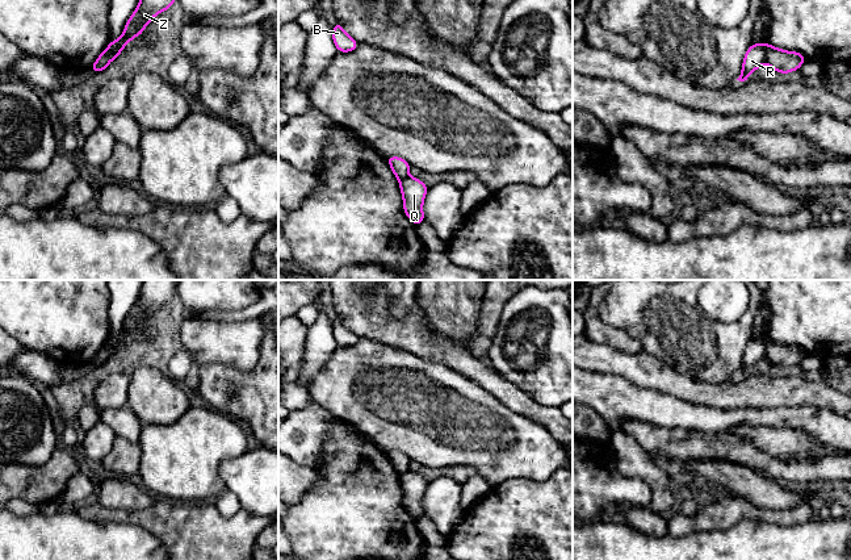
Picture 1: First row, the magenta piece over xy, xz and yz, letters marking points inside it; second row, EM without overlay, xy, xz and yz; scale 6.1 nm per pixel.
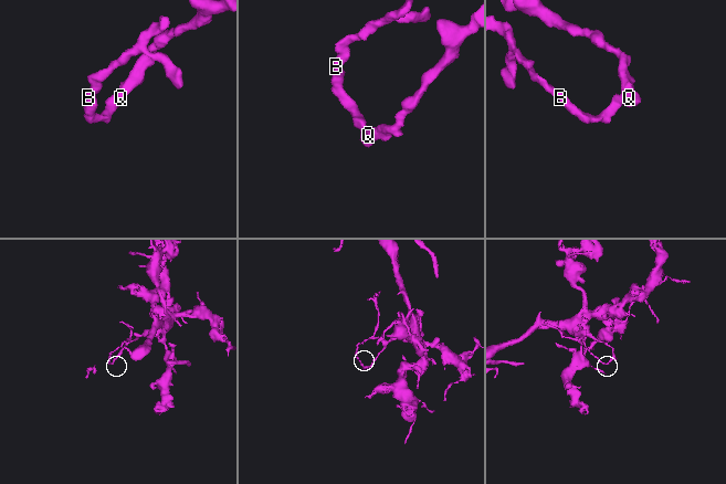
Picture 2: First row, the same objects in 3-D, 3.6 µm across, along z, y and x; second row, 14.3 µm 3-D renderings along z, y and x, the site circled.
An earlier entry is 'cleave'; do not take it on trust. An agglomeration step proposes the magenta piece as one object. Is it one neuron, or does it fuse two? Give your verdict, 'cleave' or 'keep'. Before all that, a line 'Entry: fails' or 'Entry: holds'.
Entry: holds
cleave

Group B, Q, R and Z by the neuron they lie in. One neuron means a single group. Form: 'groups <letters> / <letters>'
groups B R / Q Z

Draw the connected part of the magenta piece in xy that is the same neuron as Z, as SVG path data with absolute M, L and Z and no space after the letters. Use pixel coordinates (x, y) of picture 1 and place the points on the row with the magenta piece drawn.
M139 0L137 9L125 25L122 35L110 41L108 46L112 59L116 59L133 38L141 35L158 13L165 12L173 3L175 0Z

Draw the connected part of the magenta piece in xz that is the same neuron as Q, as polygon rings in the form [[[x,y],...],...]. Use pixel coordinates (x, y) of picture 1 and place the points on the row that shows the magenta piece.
[[[406,176],[399,180],[403,197],[403,210],[415,226],[424,222],[423,201],[428,187],[419,179]]]

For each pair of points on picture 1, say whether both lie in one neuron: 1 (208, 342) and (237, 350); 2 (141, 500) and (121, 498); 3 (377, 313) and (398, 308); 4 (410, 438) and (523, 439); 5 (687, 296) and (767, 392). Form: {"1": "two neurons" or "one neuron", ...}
{"1": "one neuron", "2": "one neuron", "3": "two neurons", "4": "one neuron", "5": "two neurons"}

